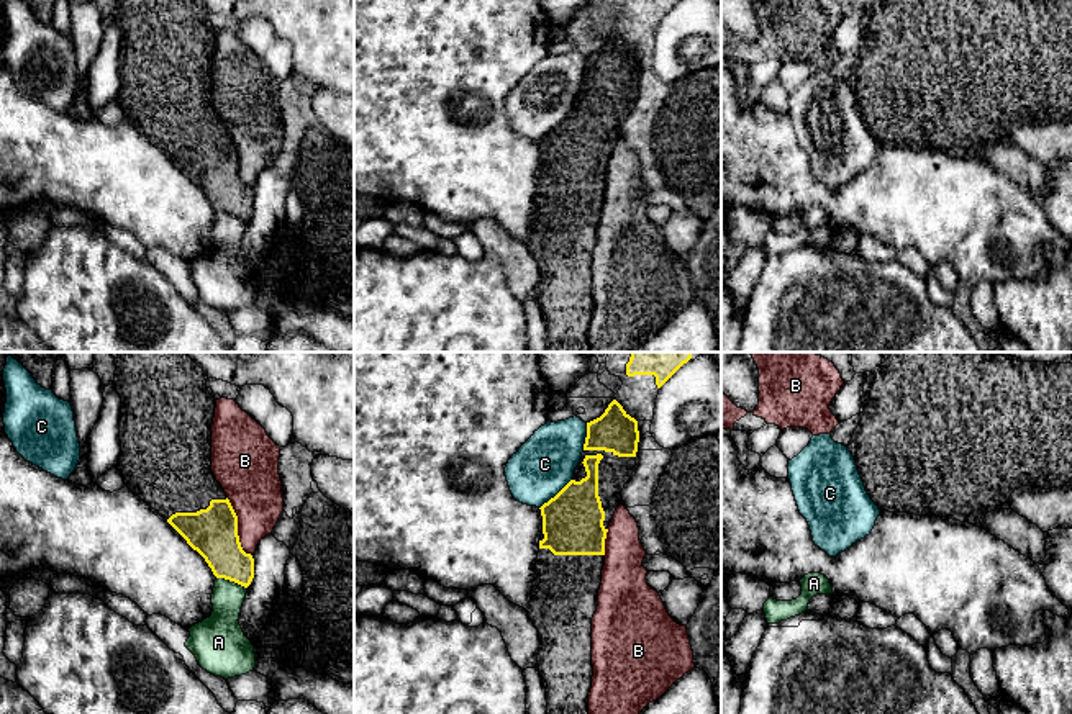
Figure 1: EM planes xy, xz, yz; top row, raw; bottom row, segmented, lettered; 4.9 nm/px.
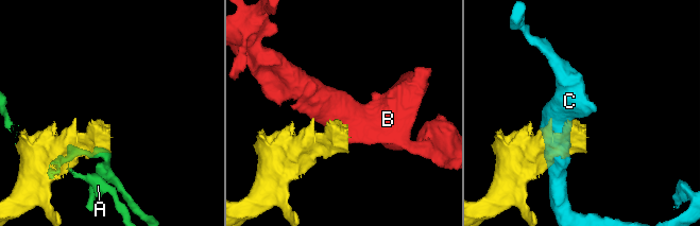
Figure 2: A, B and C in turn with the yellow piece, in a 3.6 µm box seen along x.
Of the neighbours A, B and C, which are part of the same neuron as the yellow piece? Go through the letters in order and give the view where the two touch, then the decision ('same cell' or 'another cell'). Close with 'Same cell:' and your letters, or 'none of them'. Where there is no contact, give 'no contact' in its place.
A: xy | another cell
B: xy | another cell
C: xz | another cell
Same cell: none of them

